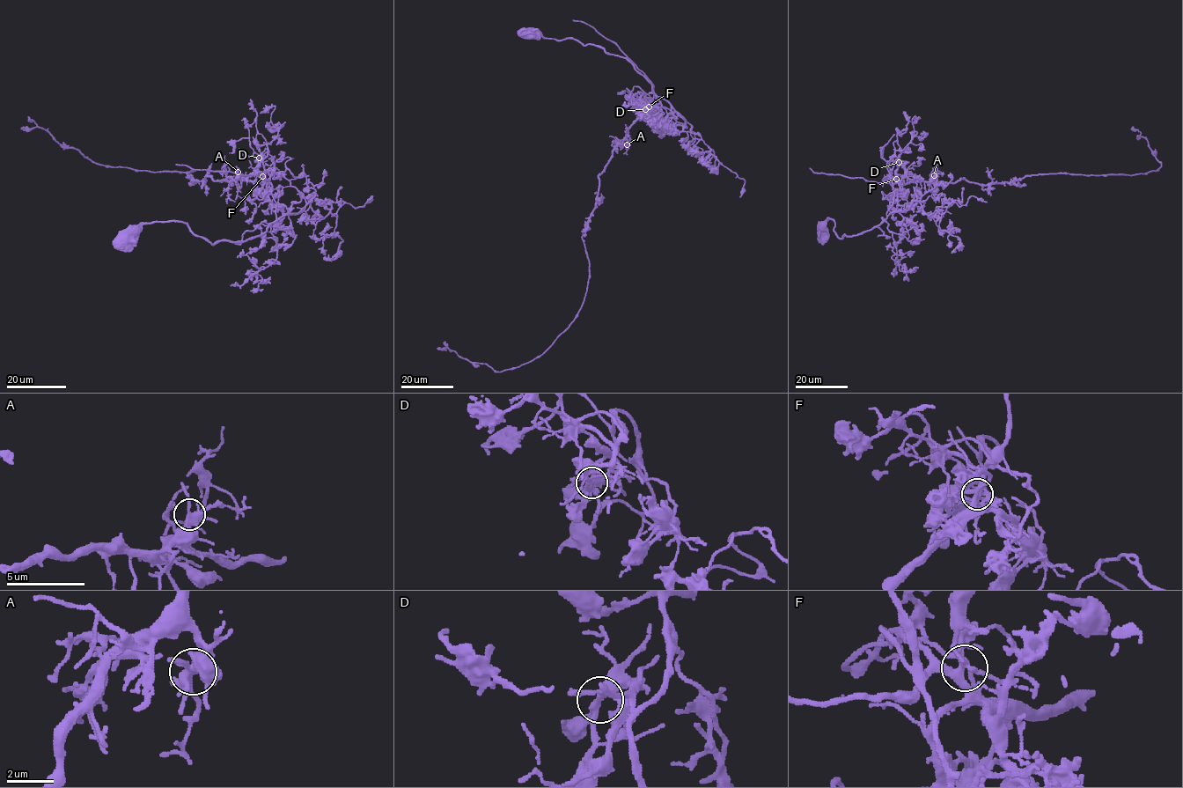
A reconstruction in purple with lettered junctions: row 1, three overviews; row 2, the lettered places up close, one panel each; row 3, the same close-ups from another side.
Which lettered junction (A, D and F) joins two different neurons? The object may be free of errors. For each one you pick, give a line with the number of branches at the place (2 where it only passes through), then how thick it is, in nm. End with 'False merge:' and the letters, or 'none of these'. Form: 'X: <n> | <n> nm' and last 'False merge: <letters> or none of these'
D: 6 | 360 nm
False merge: D

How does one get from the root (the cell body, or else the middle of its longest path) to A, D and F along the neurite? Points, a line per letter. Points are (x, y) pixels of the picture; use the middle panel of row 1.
A: (528, 33), (599, 45), (625, 57), (651, 85), (660, 97), (658, 108), (631, 126), (627, 144)
D: (528, 33), (574, 38), (625, 57), (660, 97), (660, 103), (650, 102), (645, 109)
F: (528, 33), (574, 38), (625, 57), (660, 97), (660, 103), (650, 102), (649, 106)

